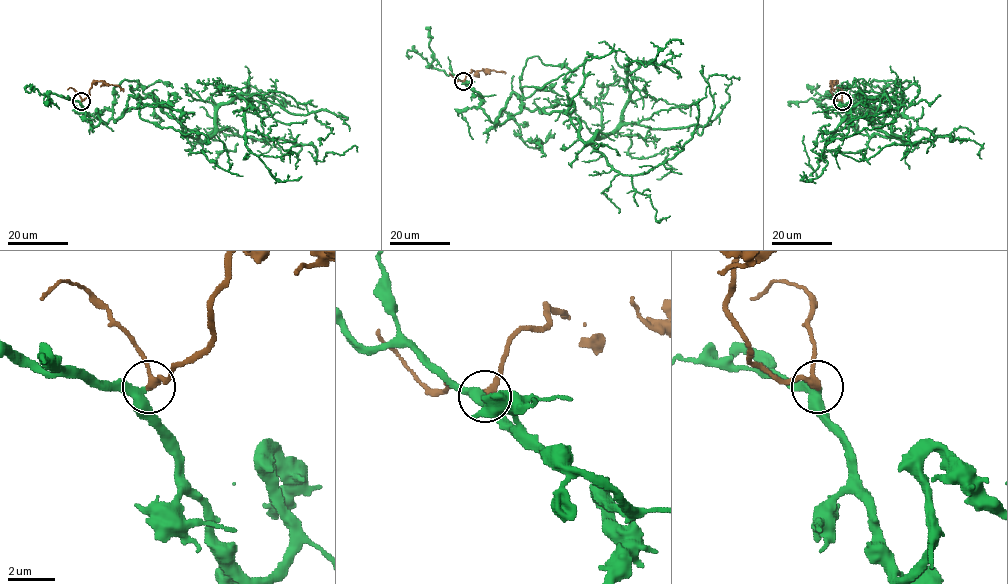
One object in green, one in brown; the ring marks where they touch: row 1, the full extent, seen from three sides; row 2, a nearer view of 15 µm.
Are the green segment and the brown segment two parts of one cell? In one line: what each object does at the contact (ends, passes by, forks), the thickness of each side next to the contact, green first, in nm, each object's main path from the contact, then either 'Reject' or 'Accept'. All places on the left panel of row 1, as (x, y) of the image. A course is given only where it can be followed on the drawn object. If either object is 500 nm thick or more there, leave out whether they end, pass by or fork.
At the ring green passes by. At the ring brown passes by. Thickness 320 nm (green) against 240 nm. Course of green: (81, 101), (96, 126), (139, 95), (202, 140), (357, 152). Course of brown: (81, 101), (89, 95), (91, 85), (98, 81), (118, 85), (123, 92). Accept

